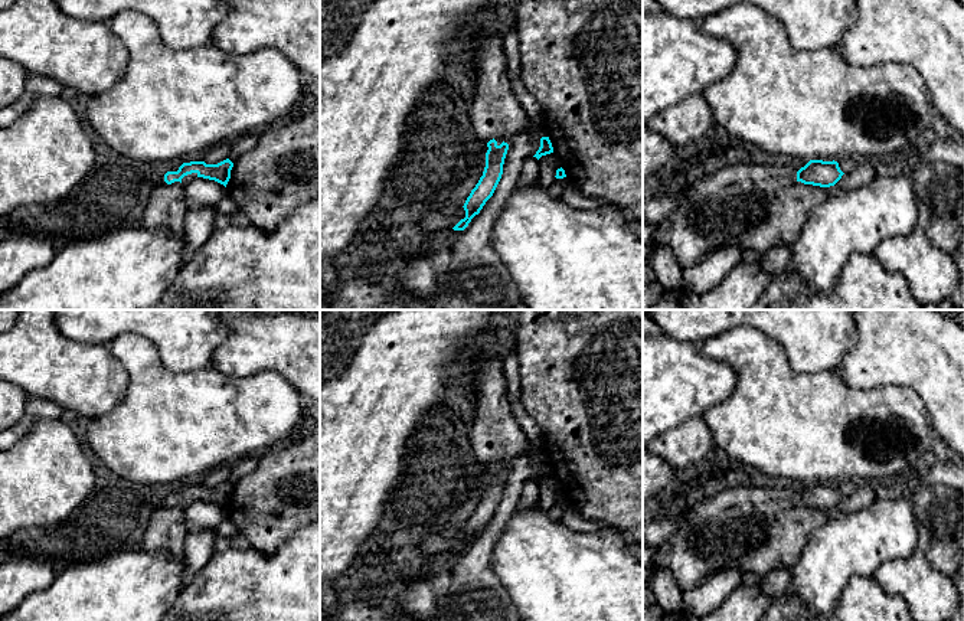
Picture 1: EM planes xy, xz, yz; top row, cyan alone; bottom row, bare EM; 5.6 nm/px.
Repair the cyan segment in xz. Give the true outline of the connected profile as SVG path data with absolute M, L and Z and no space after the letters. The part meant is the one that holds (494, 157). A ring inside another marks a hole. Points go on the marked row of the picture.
M480 17L471 20L458 36L463 33L480 36L480 45L468 50L467 55L458 56L457 61L464 62L476 75L476 95L470 120L476 135L487 144L488 150L483 176L463 206L465 218L452 228L454 231L464 231L493 196L503 174L507 143L522 133L529 122L506 72L500 26L487 17Z

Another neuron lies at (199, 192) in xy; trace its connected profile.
M193 177L183 186L189 209L215 207L226 196L223 184L203 177Z

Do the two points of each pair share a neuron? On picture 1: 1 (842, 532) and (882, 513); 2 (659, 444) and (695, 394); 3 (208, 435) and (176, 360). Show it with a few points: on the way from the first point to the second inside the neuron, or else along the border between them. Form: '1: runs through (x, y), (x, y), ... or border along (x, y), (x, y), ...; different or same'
1: runs through (852, 532), (863, 532), (872, 523); same
2: border along (701, 415), (688, 418), (657, 437); different
3: border along (156, 347), (173, 371), (211, 365); different

